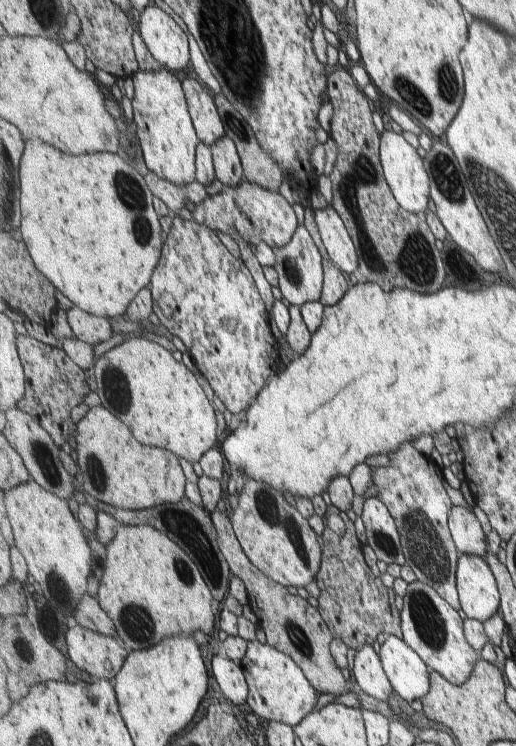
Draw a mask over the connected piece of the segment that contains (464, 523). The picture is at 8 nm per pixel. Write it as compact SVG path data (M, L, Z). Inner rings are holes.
M453 505L448 523L461 554L479 555L483 558L489 554L487 536L473 509Z

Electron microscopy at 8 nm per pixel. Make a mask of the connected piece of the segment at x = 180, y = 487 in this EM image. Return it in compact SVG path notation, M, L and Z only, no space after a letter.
M103 404L90 408L83 422L79 422L75 450L73 456L79 468L77 477L89 500L103 501L120 509L140 511L175 504L185 498L187 478L177 455L170 450L139 442L129 426L125 426Z

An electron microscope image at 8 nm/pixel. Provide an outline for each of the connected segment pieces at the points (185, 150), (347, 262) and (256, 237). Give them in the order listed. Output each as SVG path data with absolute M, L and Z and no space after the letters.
M162 68L160 71L137 71L133 76L135 94L131 100L133 108L133 122L136 124L136 132L139 145L143 152L143 158L147 168L158 177L168 180L177 186L184 187L197 178L197 149L202 140L196 131L192 114L188 105L188 98L184 91L182 79L173 71Z
M331 205L322 211L315 210L314 215L330 260L347 274L358 276L360 255L344 219Z
M249 179L241 181L237 186L222 186L222 190L214 195L208 195L208 197L201 203L195 205L195 208L191 212L193 221L199 222L199 224L207 226L210 230L221 232L229 236L236 244L238 239L244 242L244 245L237 245L240 250L240 259L244 262L246 260L252 260L252 255L255 255L252 246L259 243L267 243L269 246L277 249L279 247L285 247L292 241L294 234L299 228L299 222L297 222L297 214L295 214L295 208L283 198L283 194L279 191L272 191L265 187L258 186L257 183L252 183Z

